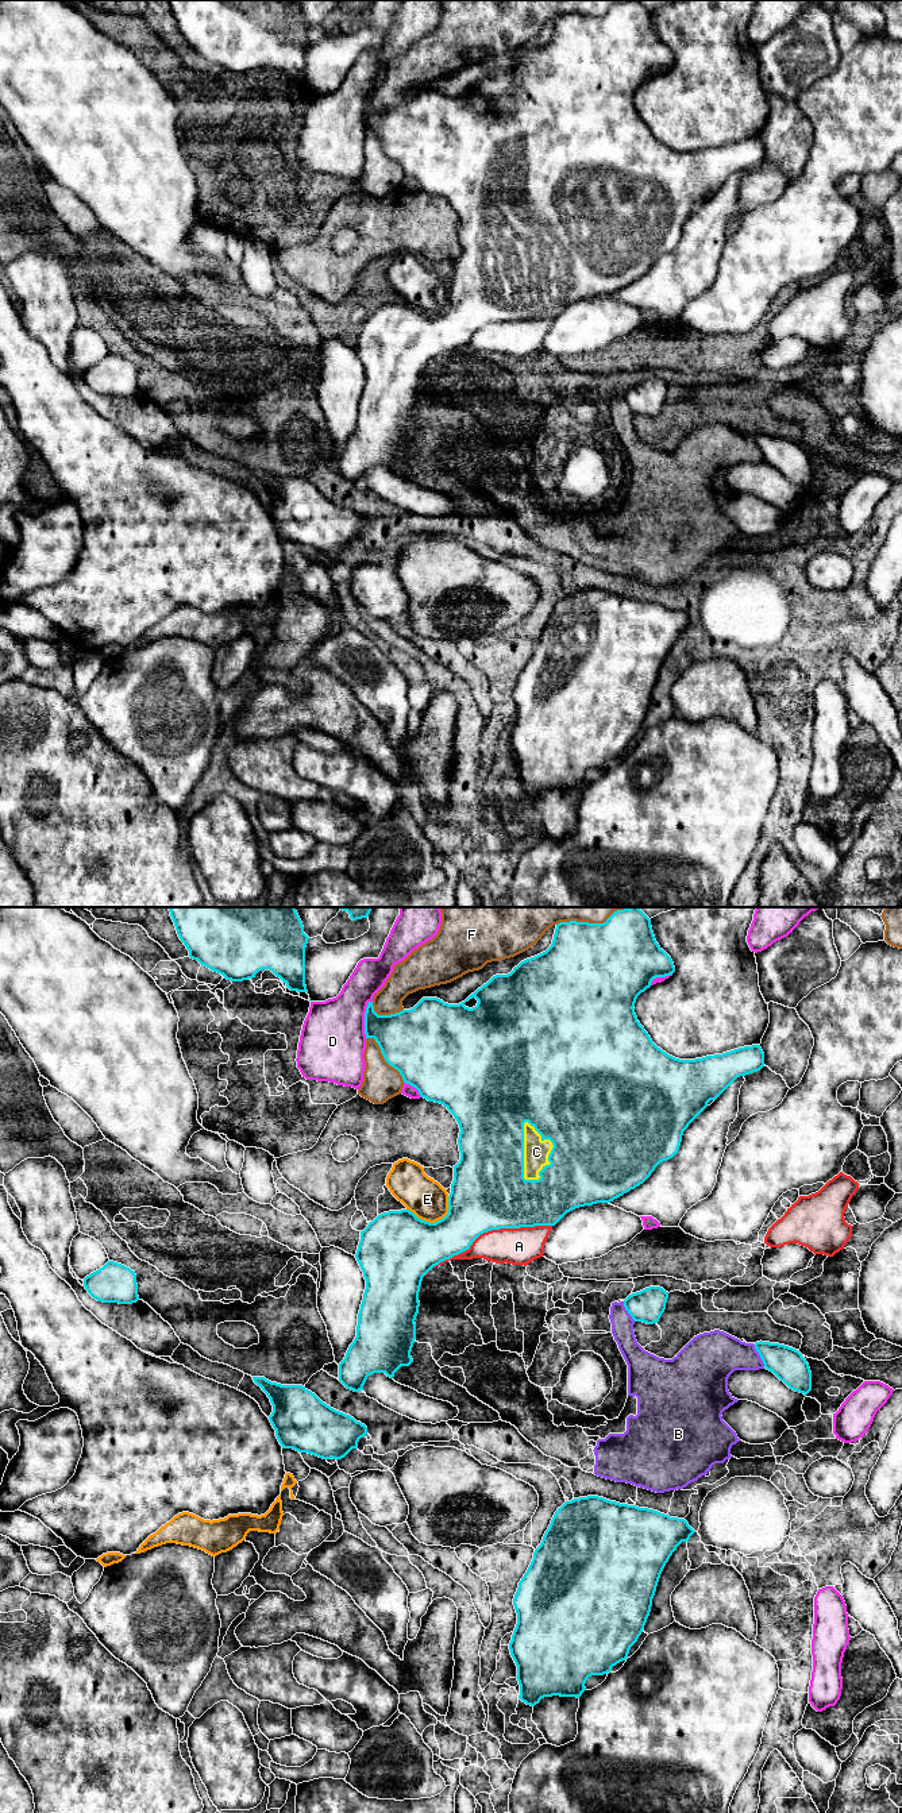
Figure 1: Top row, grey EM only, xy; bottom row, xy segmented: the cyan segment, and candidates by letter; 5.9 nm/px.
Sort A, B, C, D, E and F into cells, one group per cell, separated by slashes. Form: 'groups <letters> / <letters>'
groups A / B / C / D / E / F

